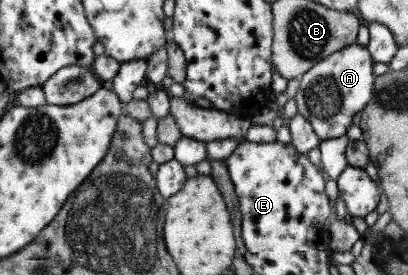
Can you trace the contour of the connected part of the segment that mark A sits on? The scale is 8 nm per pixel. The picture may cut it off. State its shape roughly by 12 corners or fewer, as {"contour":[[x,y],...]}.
{"contour":[[351,43],[300,78],[297,113],[343,137],[373,97],[373,57]]}

